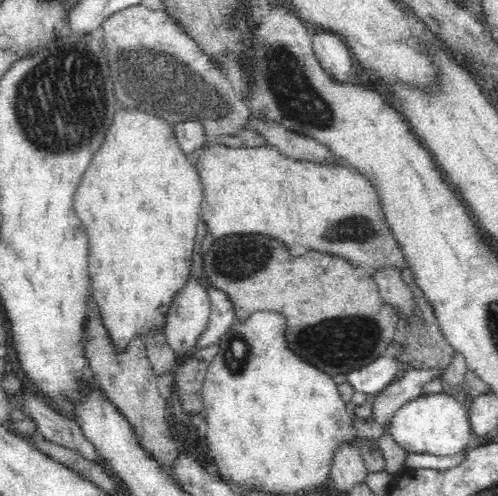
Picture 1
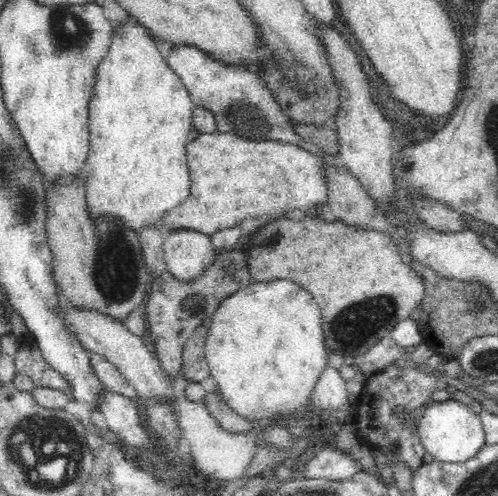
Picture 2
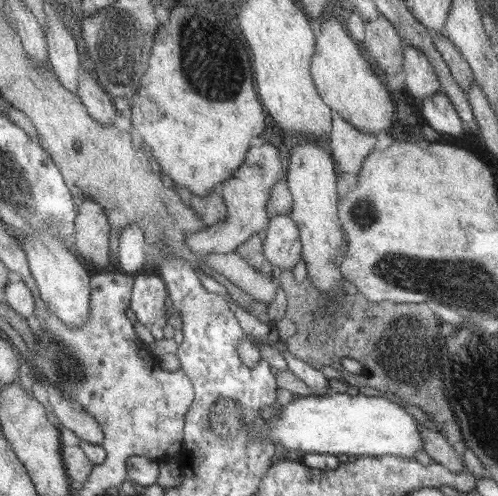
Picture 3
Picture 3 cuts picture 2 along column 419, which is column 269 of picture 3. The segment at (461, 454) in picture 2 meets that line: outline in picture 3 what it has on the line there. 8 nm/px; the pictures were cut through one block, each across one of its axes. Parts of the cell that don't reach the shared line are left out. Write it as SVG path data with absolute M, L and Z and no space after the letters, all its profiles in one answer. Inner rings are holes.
M333 392L329 396L309 396L309 398L295 398L289 406L281 410L281 416L277 420L269 420L269 434L273 440L281 440L289 454L293 450L299 450L299 454L333 454L333 456L349 456L353 454L355 458L385 458L385 456L395 456L395 458L409 458L417 460L419 454L423 454L423 442L419 436L419 424L397 404L391 402L385 396L375 396L375 394L339 394Z

